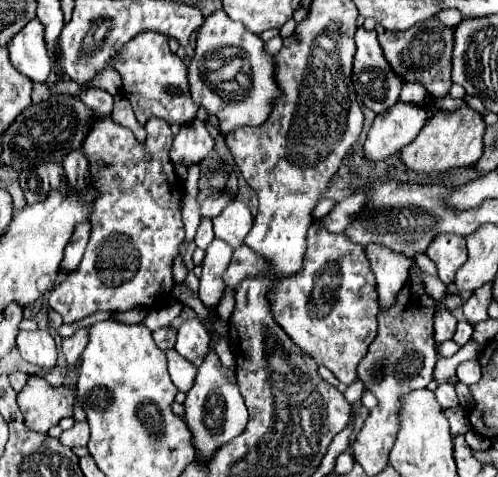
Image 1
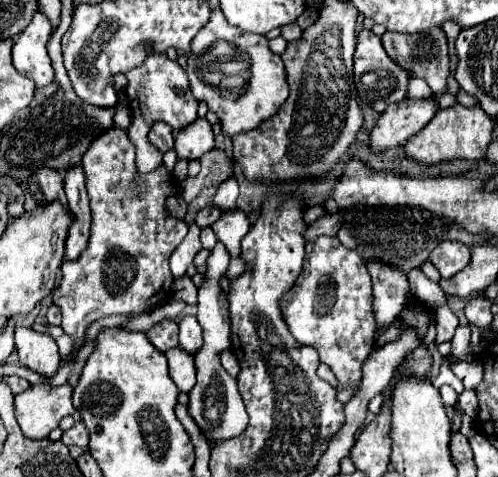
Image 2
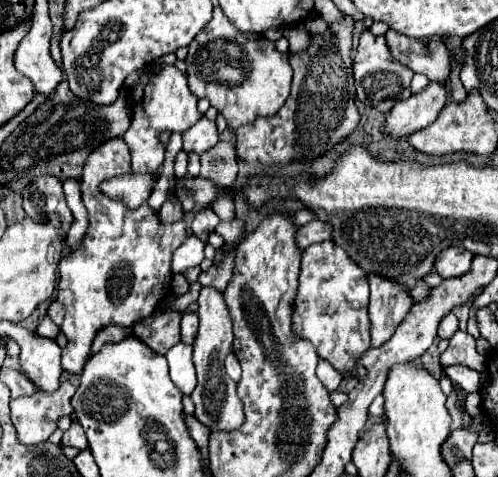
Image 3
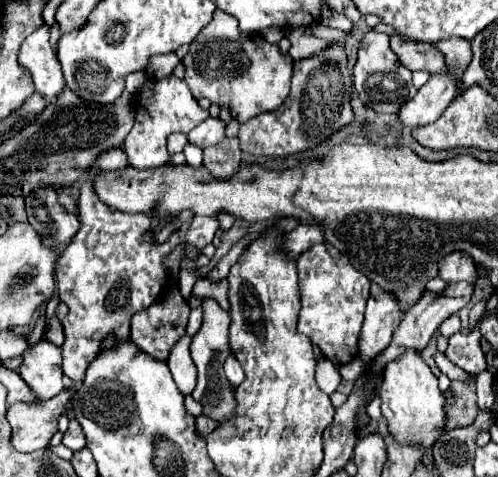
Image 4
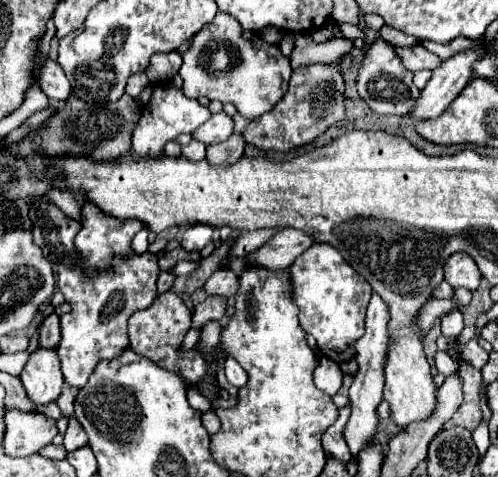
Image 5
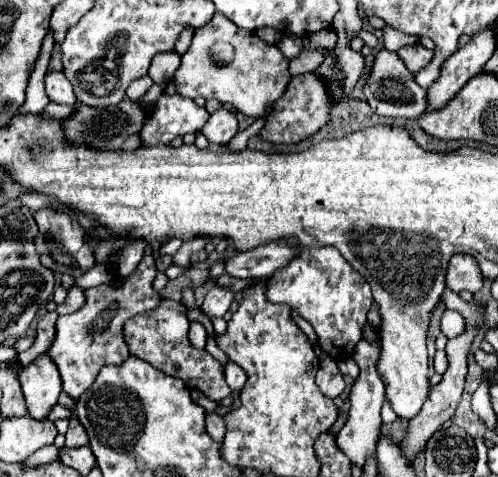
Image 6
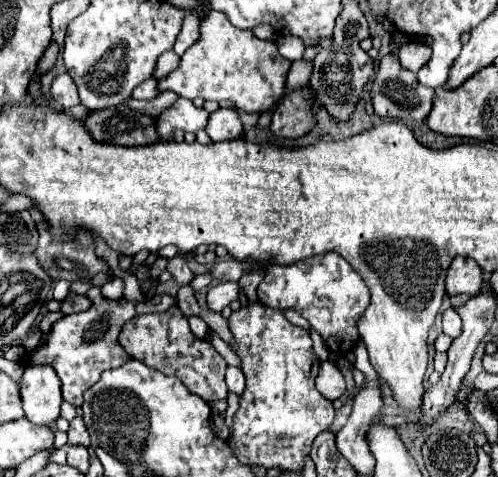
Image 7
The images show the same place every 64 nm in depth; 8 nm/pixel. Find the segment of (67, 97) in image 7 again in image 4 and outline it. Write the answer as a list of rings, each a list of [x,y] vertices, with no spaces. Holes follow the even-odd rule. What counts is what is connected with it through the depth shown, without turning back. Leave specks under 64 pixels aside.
[[[42,24],[20,46],[18,62],[32,74],[36,92],[54,100],[64,90],[64,74],[50,42],[50,26]]]

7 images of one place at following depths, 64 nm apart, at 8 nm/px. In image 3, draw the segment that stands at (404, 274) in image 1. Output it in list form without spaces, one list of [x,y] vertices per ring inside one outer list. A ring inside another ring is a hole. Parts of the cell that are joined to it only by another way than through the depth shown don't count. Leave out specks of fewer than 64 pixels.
[[[368,276],[370,280],[370,334],[372,334],[372,348],[382,346],[392,338],[392,332],[412,308],[412,298],[400,284],[394,280],[384,280],[384,276]]]

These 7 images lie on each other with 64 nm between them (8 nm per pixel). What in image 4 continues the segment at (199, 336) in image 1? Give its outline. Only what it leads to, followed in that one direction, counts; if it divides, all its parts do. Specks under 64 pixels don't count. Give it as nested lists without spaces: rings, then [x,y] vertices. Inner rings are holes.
[[[192,308],[188,316],[188,324],[186,324],[186,336],[194,336],[198,332],[200,320],[202,320],[202,308]]]

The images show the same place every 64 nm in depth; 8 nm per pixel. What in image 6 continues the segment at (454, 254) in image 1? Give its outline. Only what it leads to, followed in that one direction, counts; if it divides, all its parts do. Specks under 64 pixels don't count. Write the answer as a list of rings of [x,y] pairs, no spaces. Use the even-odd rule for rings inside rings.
[[[456,254],[452,256],[452,260],[448,262],[448,270],[446,270],[446,286],[454,292],[478,292],[482,288],[482,272],[476,264],[476,260],[468,254]]]

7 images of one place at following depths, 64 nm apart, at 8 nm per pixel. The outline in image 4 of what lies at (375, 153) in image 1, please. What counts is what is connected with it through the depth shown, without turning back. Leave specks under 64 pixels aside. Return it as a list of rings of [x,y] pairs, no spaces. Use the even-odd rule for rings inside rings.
[[[450,72],[434,74],[412,100],[404,102],[398,118],[406,128],[418,128],[436,122],[446,106],[456,98],[456,78]]]

